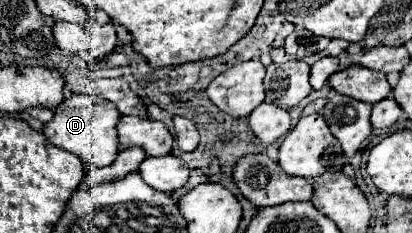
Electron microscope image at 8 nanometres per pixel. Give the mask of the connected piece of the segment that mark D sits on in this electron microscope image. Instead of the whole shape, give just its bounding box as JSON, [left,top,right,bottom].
[44,94,120,168]

